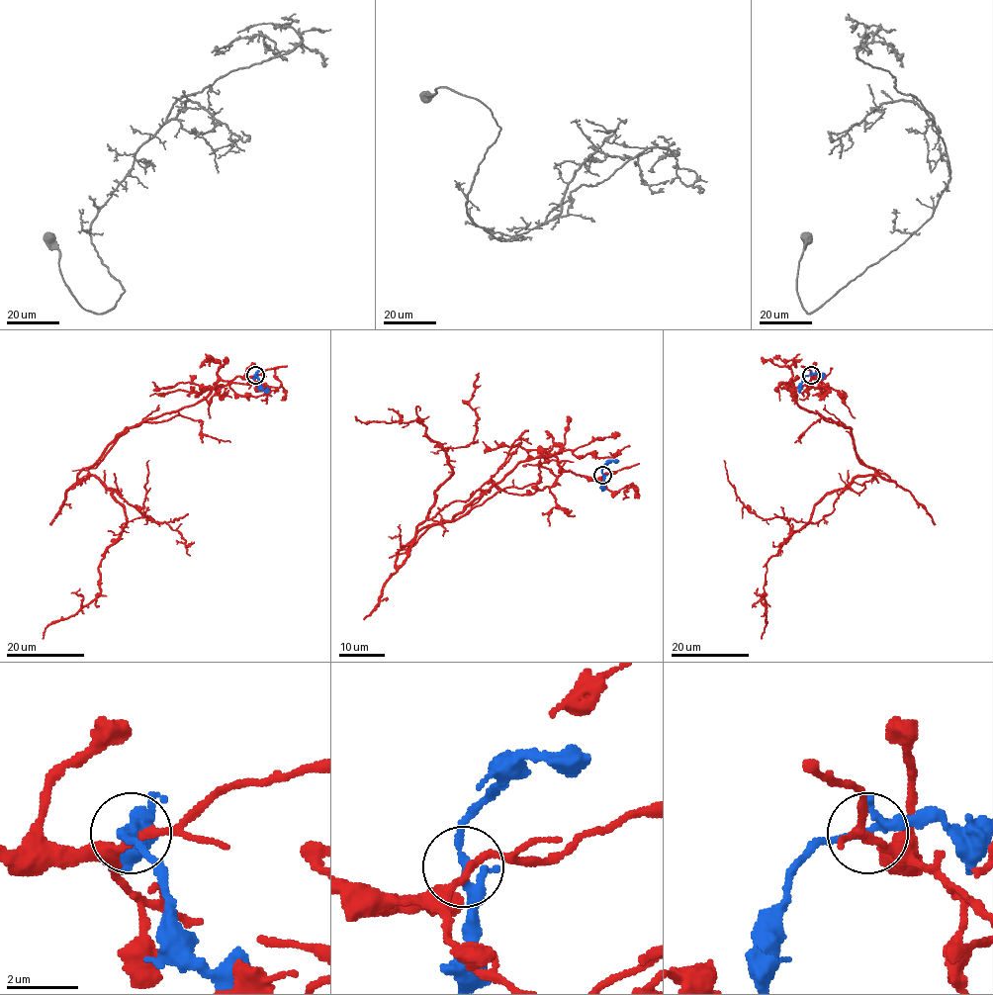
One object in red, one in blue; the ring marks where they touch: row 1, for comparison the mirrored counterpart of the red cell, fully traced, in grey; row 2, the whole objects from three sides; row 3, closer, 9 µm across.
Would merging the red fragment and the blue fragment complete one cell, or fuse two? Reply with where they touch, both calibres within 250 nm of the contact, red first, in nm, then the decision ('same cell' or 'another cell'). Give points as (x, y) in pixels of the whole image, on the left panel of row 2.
at (255, 375); 200 nm thick on the red side, 190 nm on the other; another cell

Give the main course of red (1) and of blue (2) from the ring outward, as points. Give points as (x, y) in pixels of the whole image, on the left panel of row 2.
1: (255, 375), (128, 428), (89, 470), (124, 507), (123, 531), (101, 561), (101, 592), (52, 621), (43, 639)
2: (255, 375), (260, 386), (269, 391)

